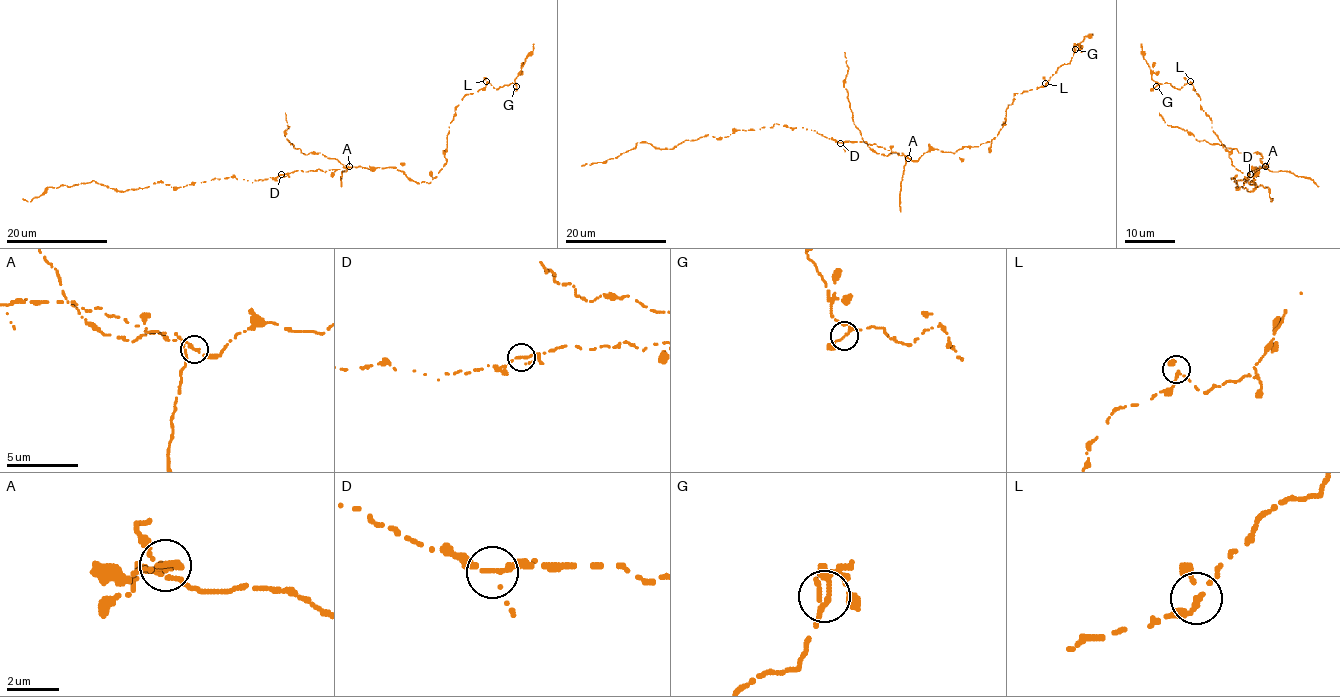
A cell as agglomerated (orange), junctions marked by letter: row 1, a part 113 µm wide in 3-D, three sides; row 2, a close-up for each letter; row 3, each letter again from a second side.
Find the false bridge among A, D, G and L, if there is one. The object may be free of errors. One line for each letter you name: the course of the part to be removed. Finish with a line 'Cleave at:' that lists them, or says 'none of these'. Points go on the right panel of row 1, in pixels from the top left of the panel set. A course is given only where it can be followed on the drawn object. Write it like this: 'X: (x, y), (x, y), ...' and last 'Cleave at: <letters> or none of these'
A: (1265, 167), (1260, 153), (1240, 153), (1236, 148), (1195, 139), (1186, 130), (1168, 125), (1159, 112)
Cleave at: A

